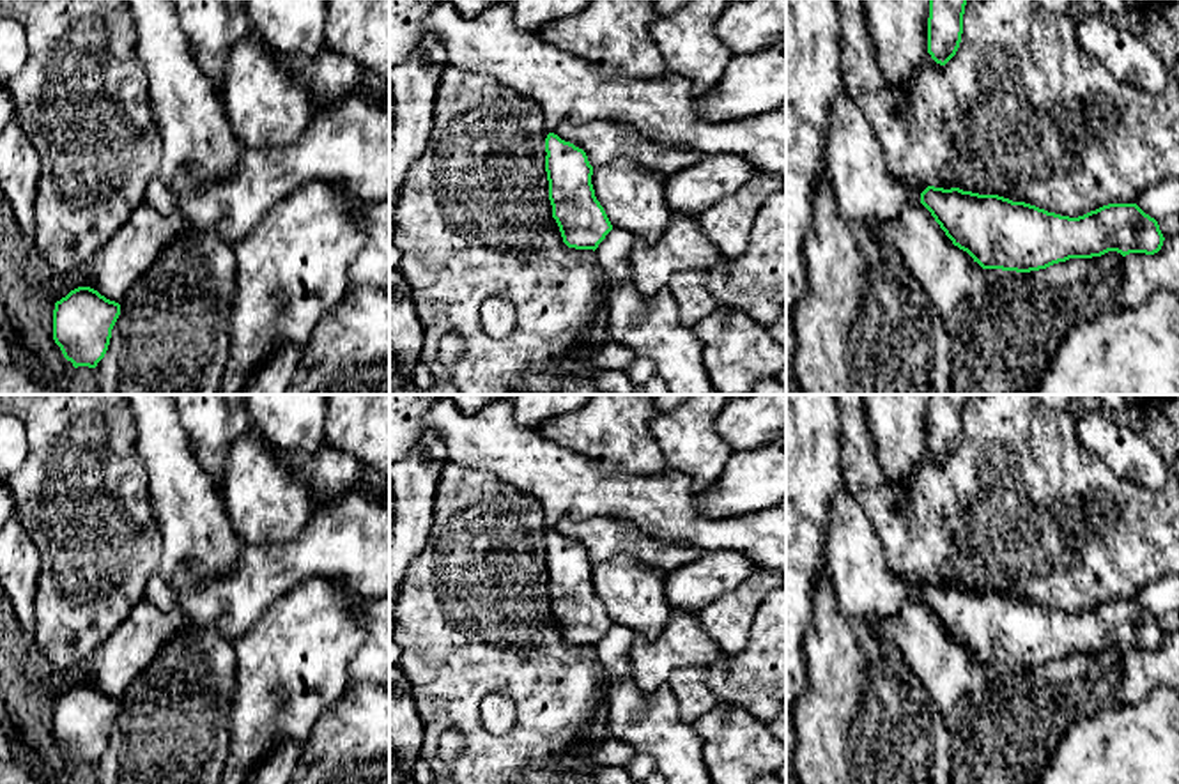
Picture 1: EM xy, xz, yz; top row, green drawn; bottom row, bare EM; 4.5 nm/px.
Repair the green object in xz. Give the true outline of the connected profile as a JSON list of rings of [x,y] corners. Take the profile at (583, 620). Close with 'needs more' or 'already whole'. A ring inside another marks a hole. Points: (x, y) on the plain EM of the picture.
[[[549,529],[545,534],[549,596],[563,639],[575,646],[597,646],[613,621],[595,593],[593,563],[582,545]]]; already whole

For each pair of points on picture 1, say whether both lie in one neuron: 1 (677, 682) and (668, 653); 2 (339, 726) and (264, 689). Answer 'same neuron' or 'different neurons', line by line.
1: different neurons
2: different neurons

